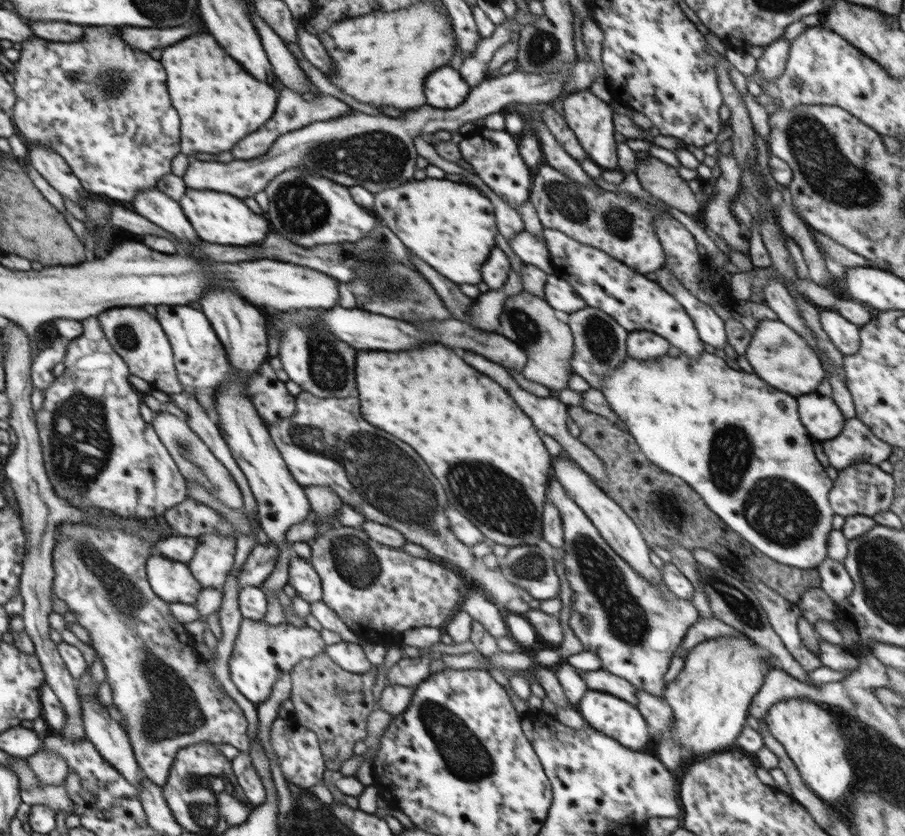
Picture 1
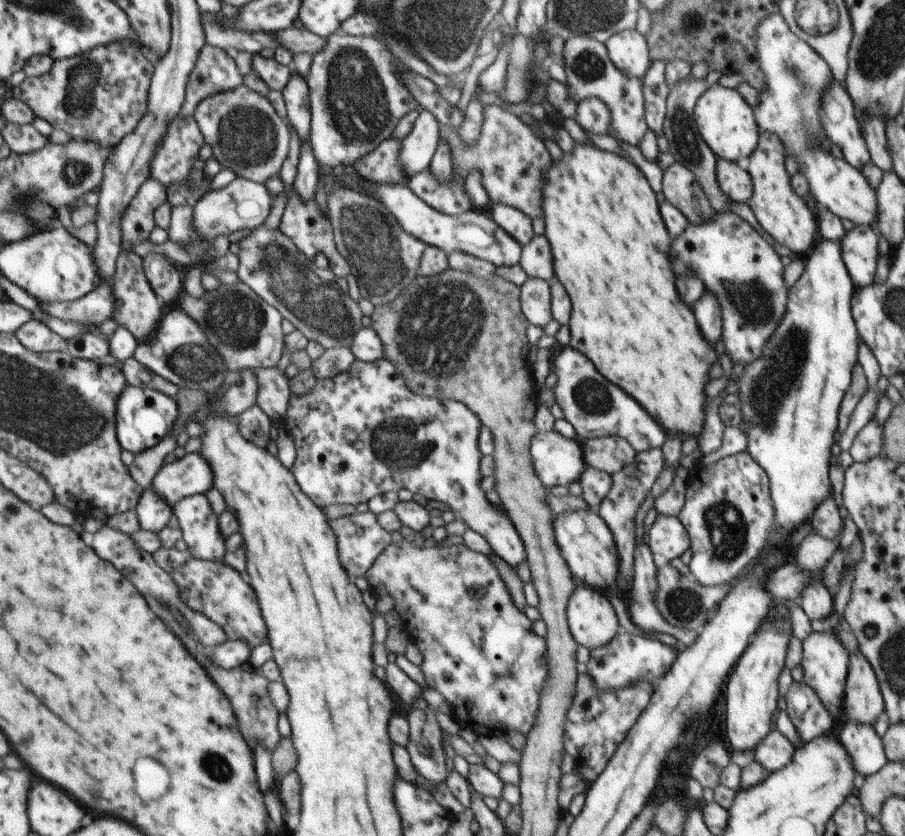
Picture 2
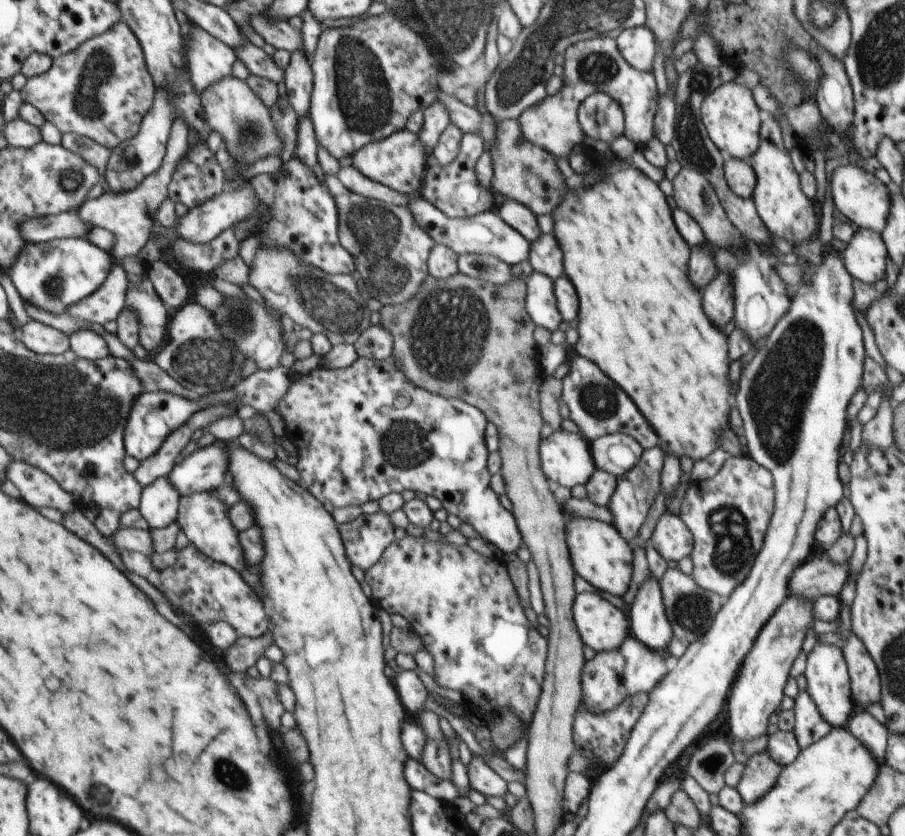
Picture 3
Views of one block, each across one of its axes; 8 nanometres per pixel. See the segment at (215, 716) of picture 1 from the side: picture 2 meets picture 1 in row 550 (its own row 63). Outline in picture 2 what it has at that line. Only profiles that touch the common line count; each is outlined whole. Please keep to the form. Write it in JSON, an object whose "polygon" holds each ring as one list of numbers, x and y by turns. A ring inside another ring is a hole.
{"polygon":[[116,40,81,56,56,60,47,75,26,77,22,84,14,86,13,98,28,104,35,117,48,121,52,129,62,130,75,139,92,140,96,144,100,142,102,148,114,148,135,131,149,106,155,66,153,59,145,55,139,46,128,40]]}

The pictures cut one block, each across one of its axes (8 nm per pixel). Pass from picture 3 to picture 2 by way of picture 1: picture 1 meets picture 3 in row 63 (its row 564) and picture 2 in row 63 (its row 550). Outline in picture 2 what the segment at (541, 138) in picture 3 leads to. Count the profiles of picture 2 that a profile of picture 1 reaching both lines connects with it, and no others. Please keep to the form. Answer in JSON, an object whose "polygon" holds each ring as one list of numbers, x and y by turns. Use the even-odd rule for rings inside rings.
{"polygon":[[573,35,565,40,562,54,566,71,568,96,577,104,586,98,600,98,612,114,608,135,632,146,640,147,643,137,649,130,644,118,644,96,642,96,642,77,624,76,608,58,604,43,587,35]]}

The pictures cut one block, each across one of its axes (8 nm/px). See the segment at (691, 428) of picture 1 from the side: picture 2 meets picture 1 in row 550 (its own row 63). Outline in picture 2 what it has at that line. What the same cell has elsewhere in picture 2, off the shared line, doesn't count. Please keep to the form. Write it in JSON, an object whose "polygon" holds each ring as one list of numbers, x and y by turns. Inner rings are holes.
{"polygon":[[770,14,764,20,760,20,756,28,758,36,758,58,760,58,760,68,764,70,764,76,768,78,768,90,764,90,758,95,759,103,752,108,754,120,758,124,759,132,770,132,776,134,776,138,784,146,784,156,794,156,799,163,799,170,807,180,809,192,816,200,818,207,824,207,831,213,841,218,846,218,854,225,871,225,877,219,876,190,868,184,860,169,852,167,846,160,834,158,830,151,824,150,818,140,822,136,827,136,820,118,820,104,822,96,832,82,832,74,828,64,810,47,804,40,800,40,786,24,786,20,779,14]]}

